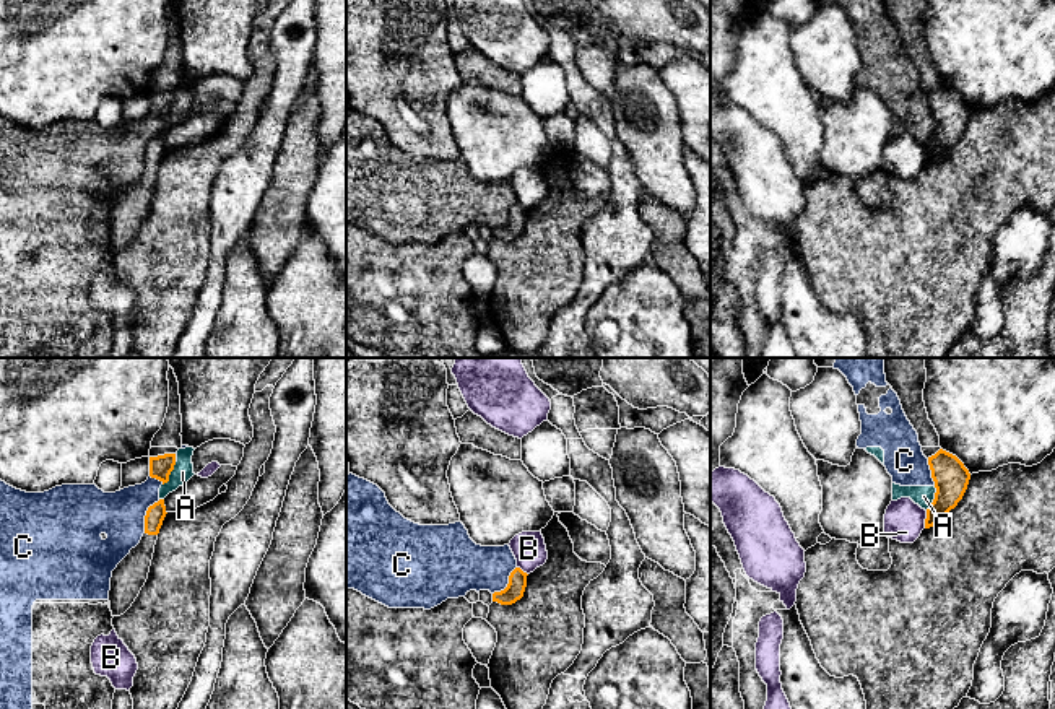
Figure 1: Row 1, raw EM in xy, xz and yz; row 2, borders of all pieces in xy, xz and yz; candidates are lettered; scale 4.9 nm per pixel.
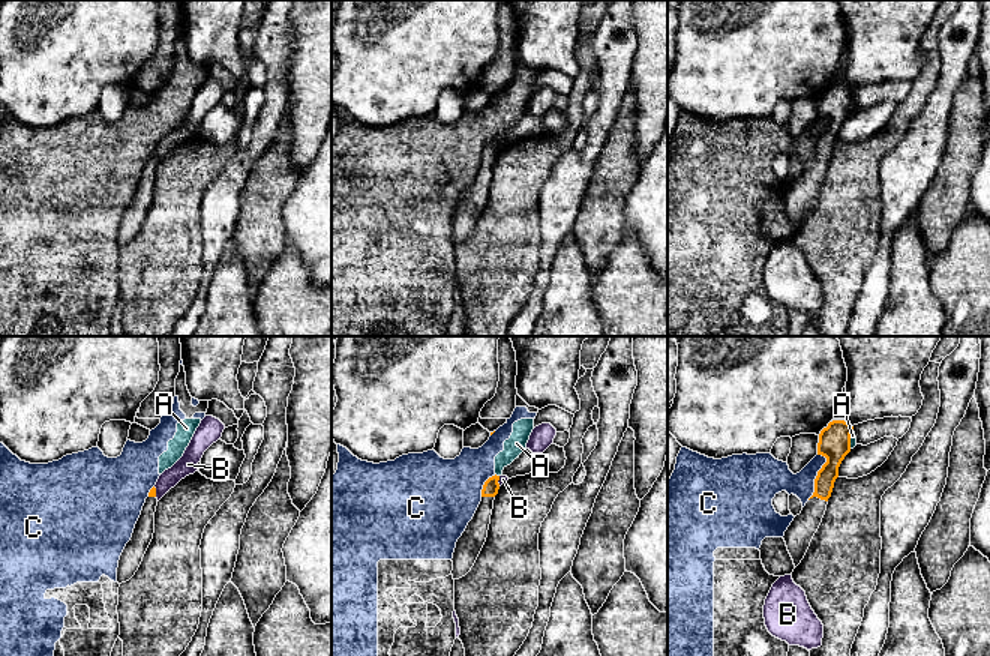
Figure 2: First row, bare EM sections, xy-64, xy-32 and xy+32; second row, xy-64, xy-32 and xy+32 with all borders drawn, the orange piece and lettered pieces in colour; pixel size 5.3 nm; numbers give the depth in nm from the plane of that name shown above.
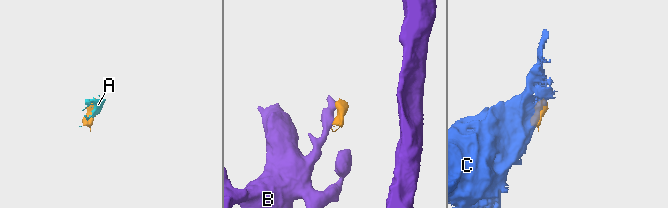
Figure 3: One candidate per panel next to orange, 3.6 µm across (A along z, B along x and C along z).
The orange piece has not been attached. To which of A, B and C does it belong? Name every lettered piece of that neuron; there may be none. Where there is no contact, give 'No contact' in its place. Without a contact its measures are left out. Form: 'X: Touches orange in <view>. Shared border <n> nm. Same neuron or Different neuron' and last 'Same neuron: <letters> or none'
A: Touches orange in yz. Shared border 140 nm. Different neuron
B: Touches orange in yz. Shared border 90 nm. Different neuron
C: Touches orange in xy. Shared border 190 nm. Different neuron
Same neuron: none

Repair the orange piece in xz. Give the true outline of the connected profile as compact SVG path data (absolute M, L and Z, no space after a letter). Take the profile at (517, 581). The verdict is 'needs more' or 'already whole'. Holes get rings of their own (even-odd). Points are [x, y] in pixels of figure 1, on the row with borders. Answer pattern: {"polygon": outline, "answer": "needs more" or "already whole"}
{"polygon": "M515 568L509 576L509 584L504 590L493 594L493 602L501 605L512 605L523 597L527 587L527 572Z", "answer": "already whole"}

